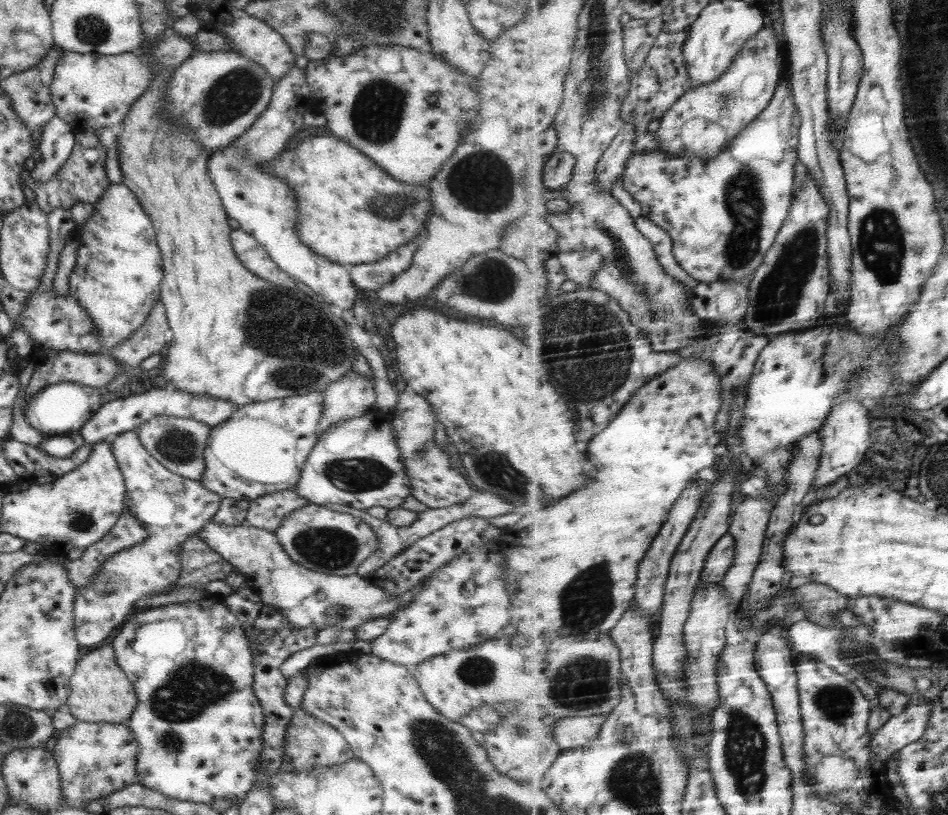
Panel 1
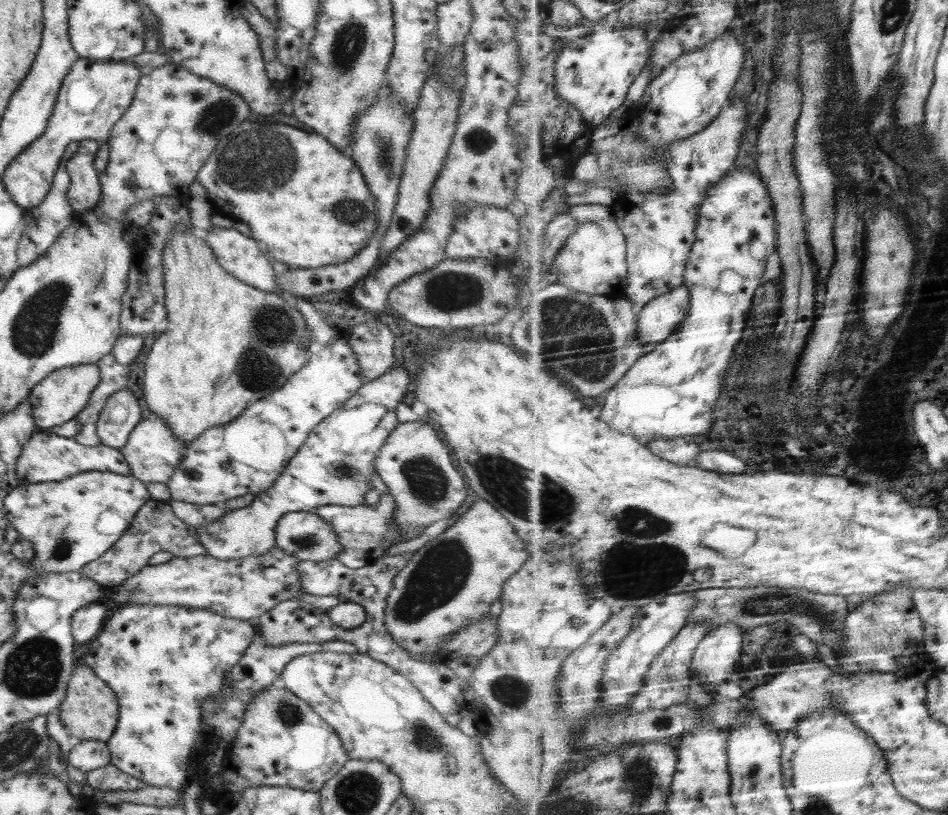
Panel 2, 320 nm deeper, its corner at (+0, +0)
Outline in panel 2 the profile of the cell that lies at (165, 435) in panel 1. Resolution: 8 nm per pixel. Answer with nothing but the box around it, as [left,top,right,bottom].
[121,419,184,484]

